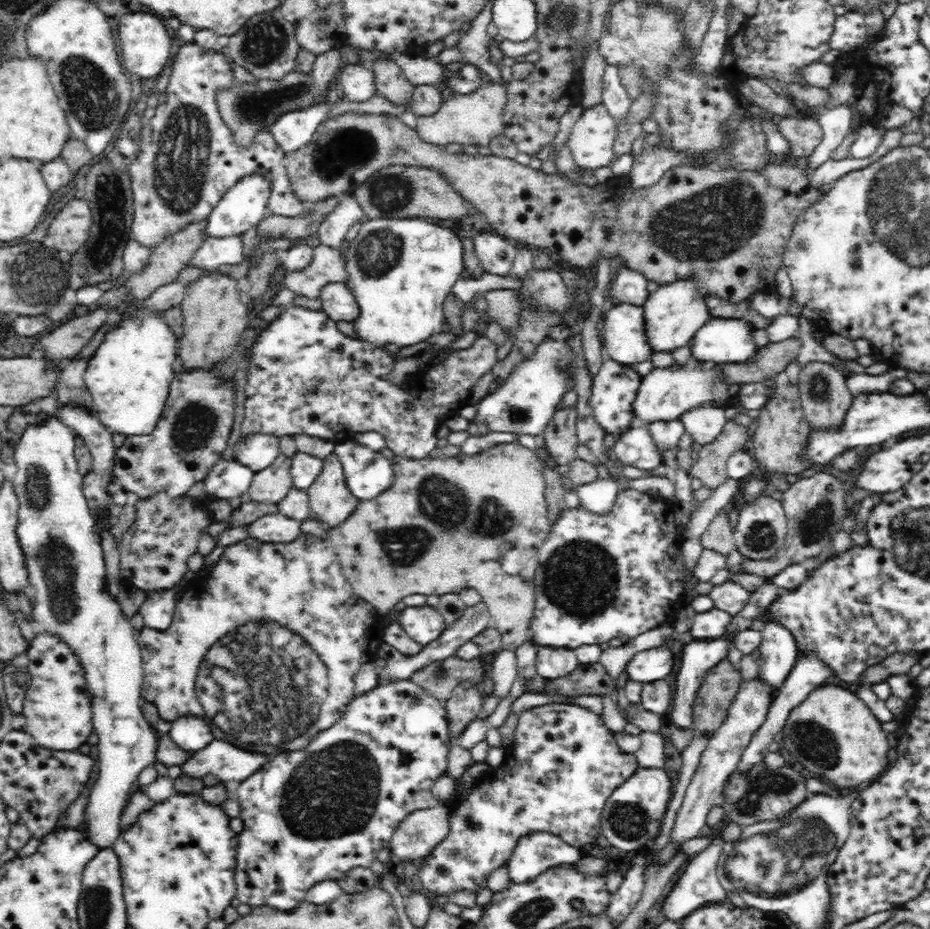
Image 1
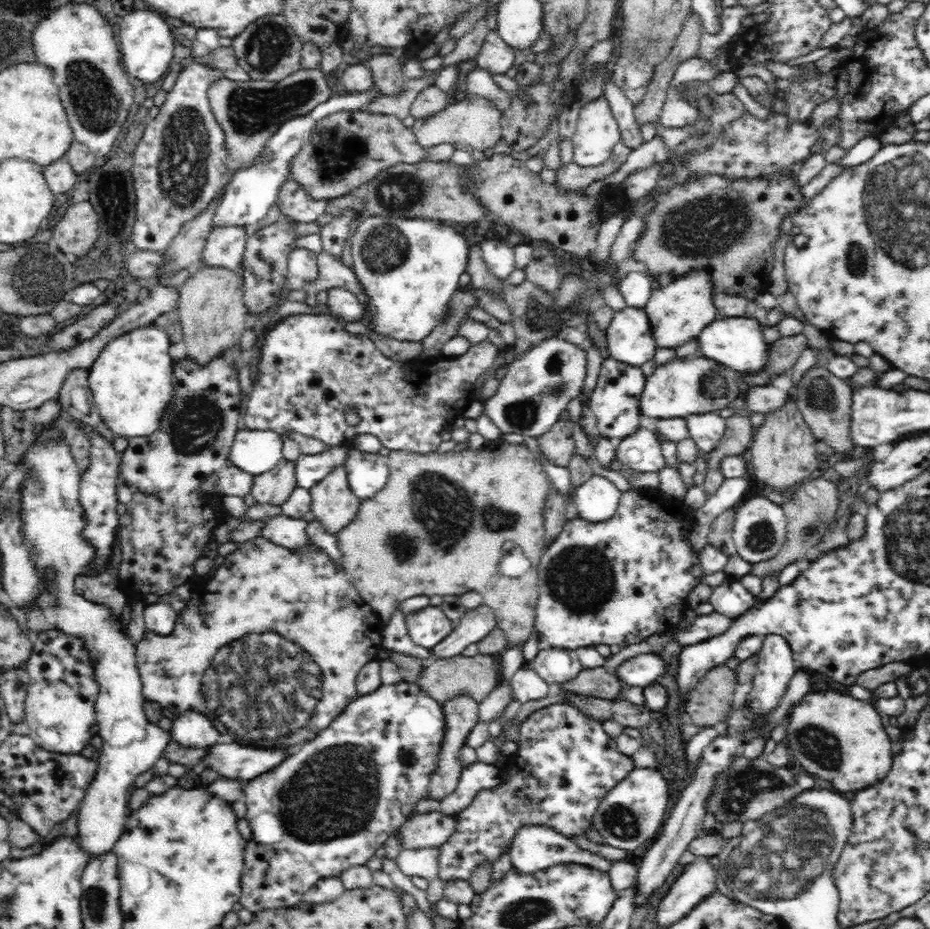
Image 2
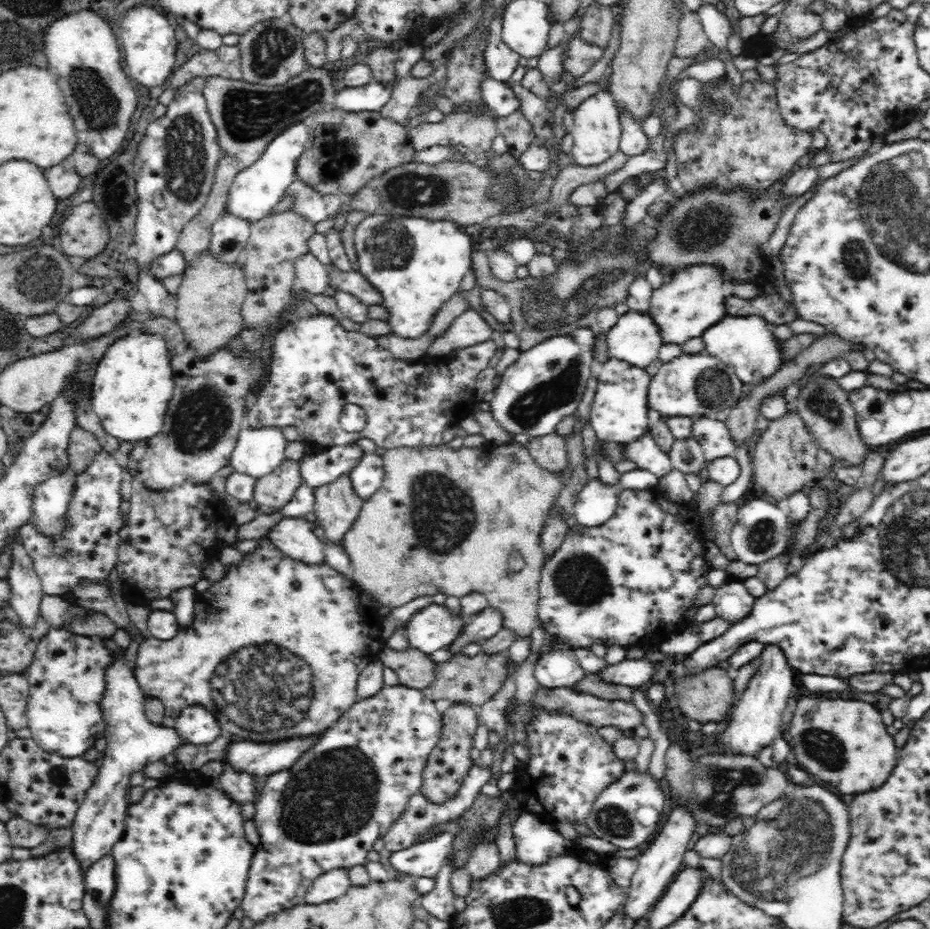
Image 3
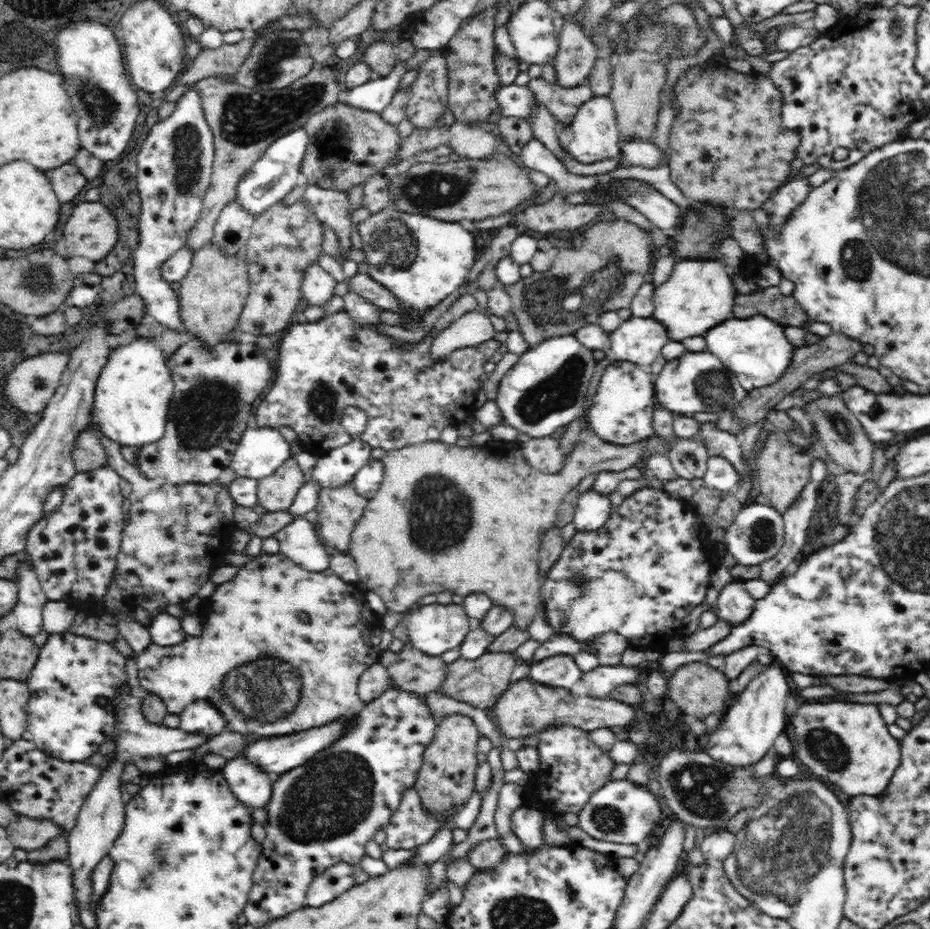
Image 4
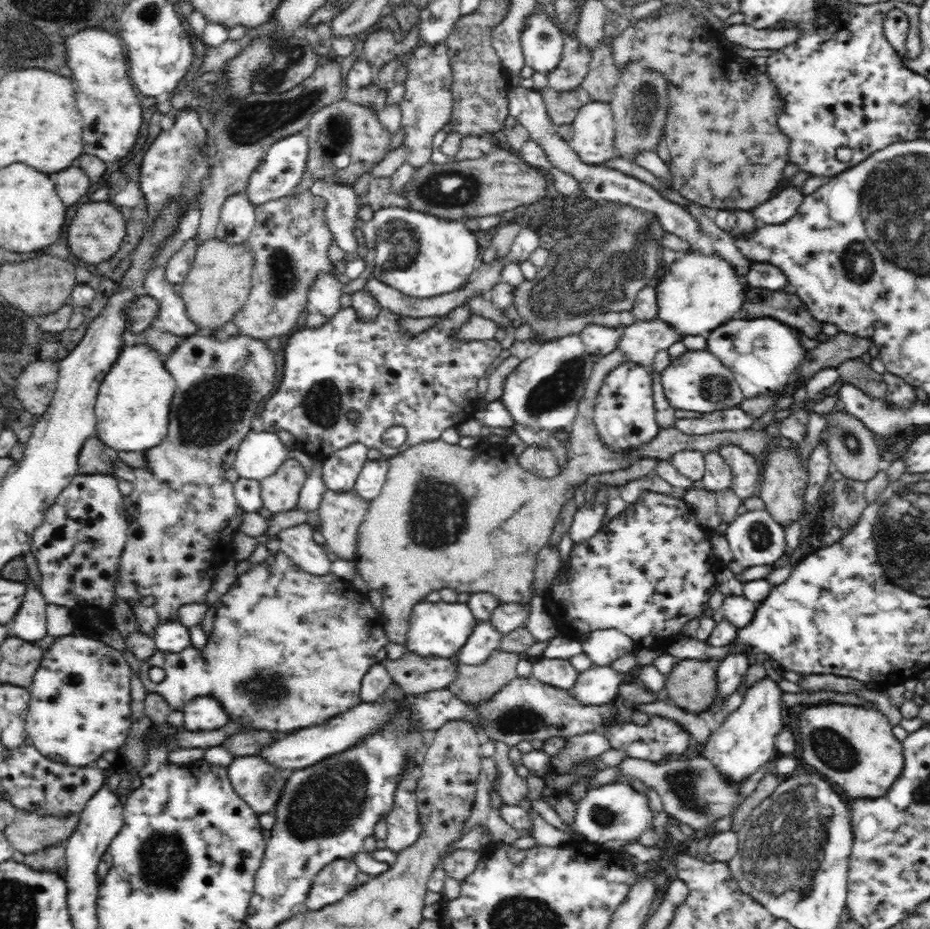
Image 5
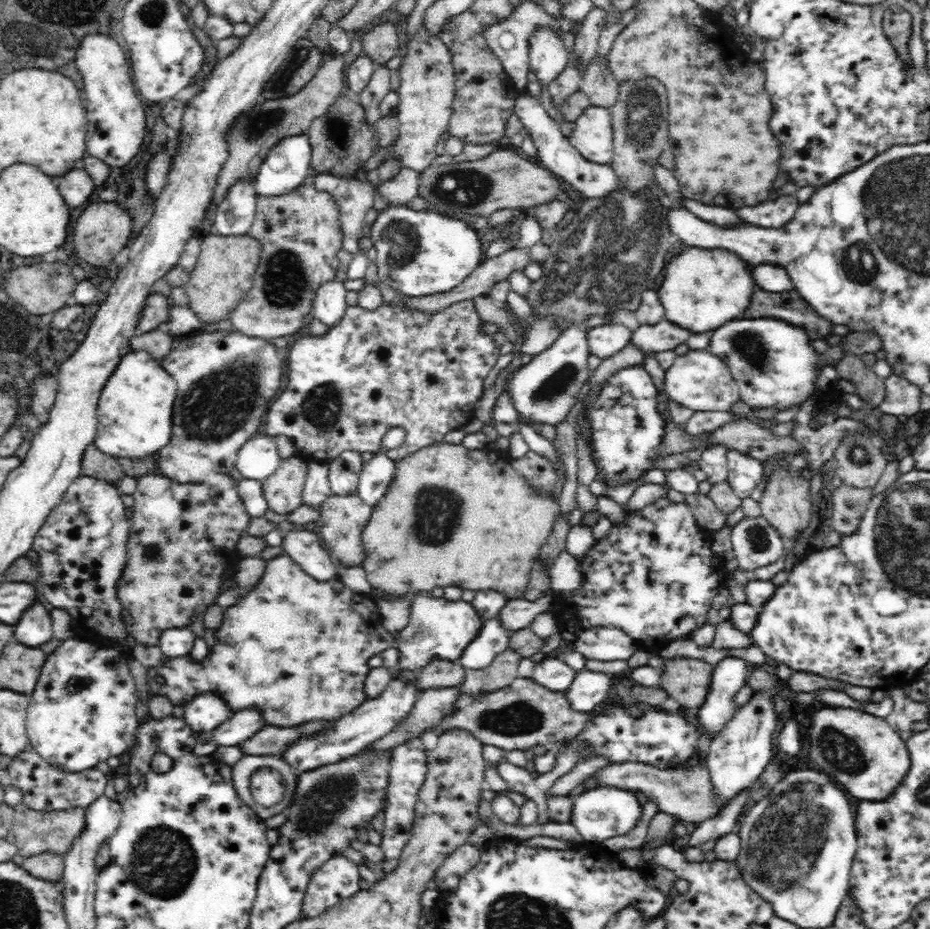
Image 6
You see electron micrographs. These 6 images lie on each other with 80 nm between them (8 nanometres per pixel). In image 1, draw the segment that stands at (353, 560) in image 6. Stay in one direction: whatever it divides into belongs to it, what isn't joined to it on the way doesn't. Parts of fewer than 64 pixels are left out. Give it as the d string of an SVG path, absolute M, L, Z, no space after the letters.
M333 453L325 457L316 480L305 492L311 511L330 527L341 523L356 510L358 500L348 491L342 463Z

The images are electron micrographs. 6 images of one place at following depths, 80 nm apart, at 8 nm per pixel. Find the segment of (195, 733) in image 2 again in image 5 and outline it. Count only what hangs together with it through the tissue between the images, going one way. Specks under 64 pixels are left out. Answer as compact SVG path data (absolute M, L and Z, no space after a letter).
M204 696L196 698L183 708L183 728L187 731L212 731L220 730L230 722L230 717L220 703L214 698Z

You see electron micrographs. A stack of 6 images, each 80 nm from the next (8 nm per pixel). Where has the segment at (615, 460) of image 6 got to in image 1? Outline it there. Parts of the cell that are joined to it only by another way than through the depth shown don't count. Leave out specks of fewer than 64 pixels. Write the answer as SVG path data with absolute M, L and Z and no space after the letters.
M606 358L600 370L593 376L589 403L594 419L605 432L610 432L617 436L630 428L634 419L632 403L636 396L637 388L640 386L641 378L642 376L636 374L631 365L620 364L610 358Z

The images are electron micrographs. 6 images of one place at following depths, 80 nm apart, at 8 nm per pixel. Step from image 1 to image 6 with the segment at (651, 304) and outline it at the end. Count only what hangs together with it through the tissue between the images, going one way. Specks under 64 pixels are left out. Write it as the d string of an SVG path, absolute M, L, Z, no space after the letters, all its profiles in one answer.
M687 246L679 255L670 257L665 265L664 281L657 294L664 307L663 318L691 334L708 333L734 320L748 306L756 288L750 266L728 249Z

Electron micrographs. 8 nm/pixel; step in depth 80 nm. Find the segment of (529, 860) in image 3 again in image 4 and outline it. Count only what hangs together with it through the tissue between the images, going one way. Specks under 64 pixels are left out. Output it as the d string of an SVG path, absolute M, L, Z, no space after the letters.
M517 805L511 817L511 830L520 840L525 854L534 854L542 850L542 846L550 847L544 833L545 820L545 815L539 809Z

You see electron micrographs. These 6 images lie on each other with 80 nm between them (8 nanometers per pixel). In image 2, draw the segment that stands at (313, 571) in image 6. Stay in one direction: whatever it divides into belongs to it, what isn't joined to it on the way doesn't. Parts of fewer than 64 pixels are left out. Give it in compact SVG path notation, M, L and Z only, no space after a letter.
M281 514L262 521L259 535L274 544L284 545L286 548L296 548L313 542L306 533L308 522L304 519Z

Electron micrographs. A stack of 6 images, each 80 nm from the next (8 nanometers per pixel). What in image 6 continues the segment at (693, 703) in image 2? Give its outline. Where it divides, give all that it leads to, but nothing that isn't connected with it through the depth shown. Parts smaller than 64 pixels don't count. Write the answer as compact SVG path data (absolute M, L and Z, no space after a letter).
M692 657L668 658L661 670L661 688L680 707L696 711L703 707L711 692L715 665Z

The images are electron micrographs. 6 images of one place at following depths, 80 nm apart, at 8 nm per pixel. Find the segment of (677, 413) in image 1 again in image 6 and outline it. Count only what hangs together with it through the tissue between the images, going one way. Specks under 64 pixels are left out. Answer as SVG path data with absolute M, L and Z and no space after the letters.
M690 349L683 355L676 355L672 366L665 370L664 382L670 400L678 406L690 408L694 413L730 411L741 400L740 386L732 372L719 356L713 355L709 350Z

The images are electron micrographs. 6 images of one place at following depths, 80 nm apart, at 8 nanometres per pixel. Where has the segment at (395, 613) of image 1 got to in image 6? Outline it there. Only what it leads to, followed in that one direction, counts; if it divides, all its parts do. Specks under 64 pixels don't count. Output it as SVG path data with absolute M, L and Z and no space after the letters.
M430 593L416 595L410 608L408 626L395 640L395 647L400 651L397 668L415 669L424 666L432 659L444 659L458 662L466 645L478 634L483 619L478 616L471 603L449 601L444 597L434 598Z

